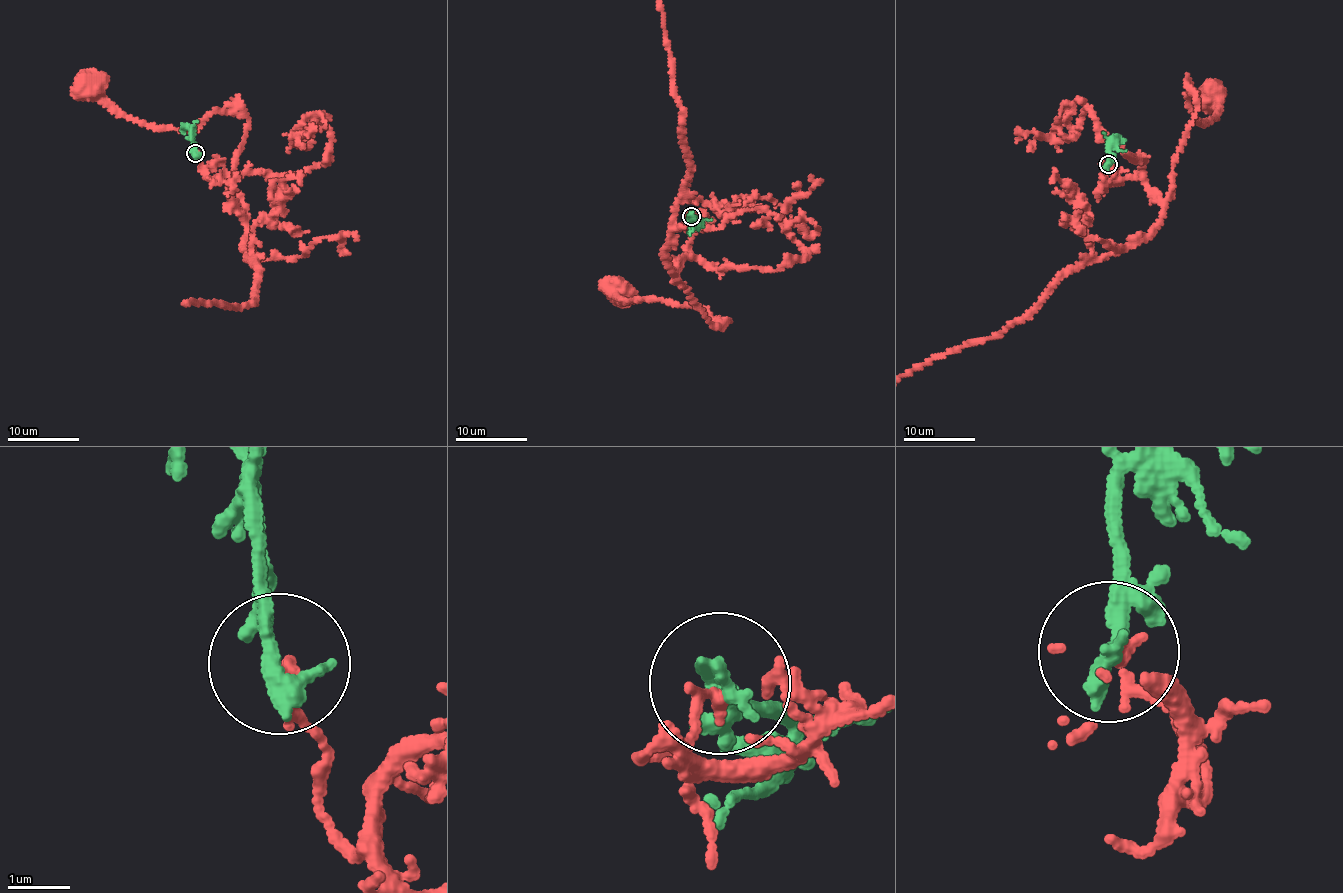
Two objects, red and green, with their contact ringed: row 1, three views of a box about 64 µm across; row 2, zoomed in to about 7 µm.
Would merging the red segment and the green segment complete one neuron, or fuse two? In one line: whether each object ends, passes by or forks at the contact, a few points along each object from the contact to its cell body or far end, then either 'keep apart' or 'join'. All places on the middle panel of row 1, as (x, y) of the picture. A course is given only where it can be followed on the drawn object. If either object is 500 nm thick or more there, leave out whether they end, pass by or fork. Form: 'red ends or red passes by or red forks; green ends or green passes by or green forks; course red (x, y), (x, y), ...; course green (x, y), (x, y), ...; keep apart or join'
red ends; green ends; course green (691, 216), (701, 221), (688, 233); keep apart

